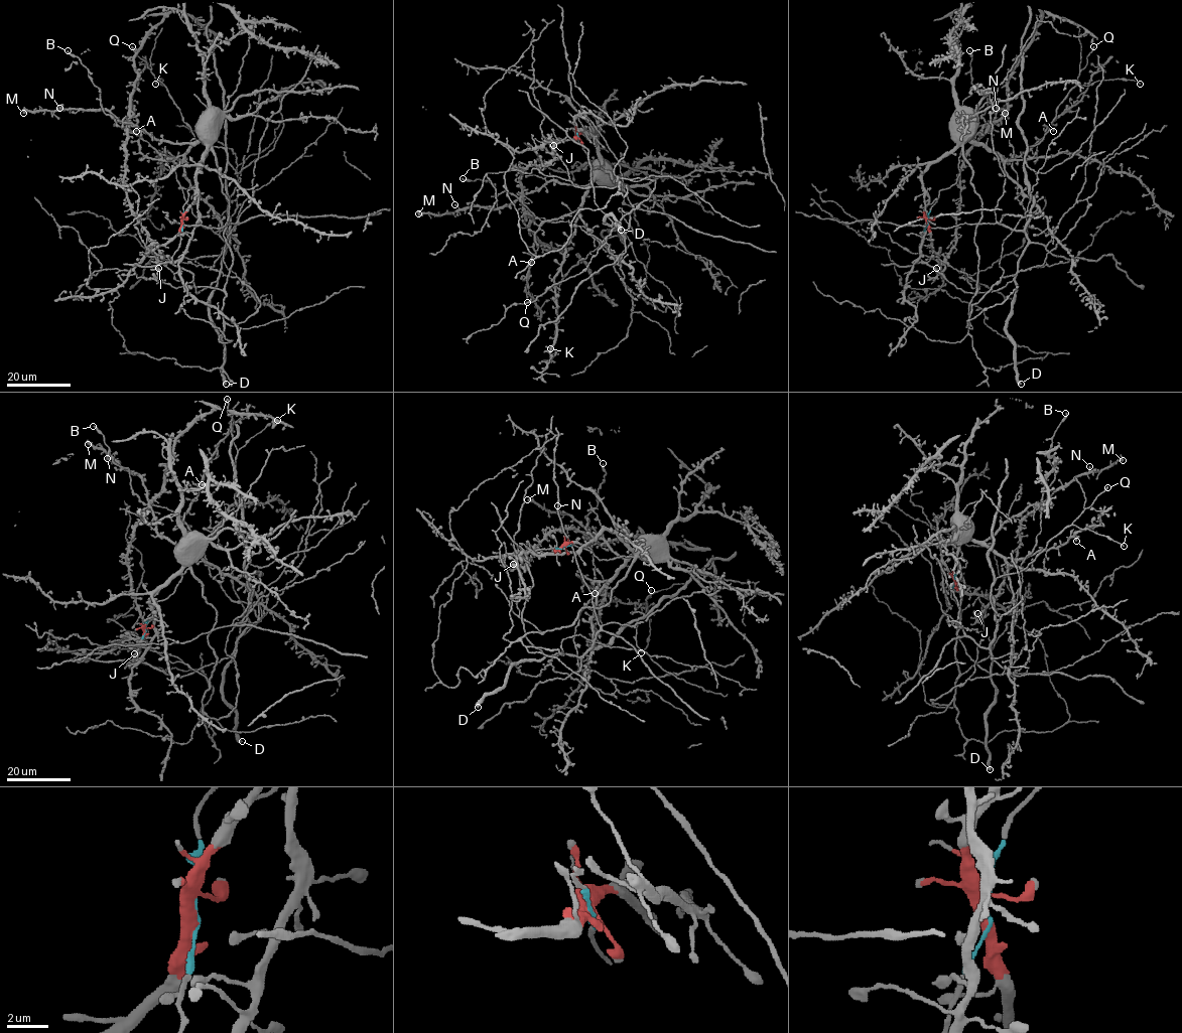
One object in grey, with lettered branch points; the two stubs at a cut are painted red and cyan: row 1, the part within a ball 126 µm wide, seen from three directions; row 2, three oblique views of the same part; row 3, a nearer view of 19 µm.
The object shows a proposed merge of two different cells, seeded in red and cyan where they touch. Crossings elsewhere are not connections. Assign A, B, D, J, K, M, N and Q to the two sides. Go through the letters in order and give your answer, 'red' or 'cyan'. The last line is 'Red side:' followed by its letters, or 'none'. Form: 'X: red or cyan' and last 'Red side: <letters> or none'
A: red
B: cyan
D: cyan
J: cyan
K: cyan
M: red
N: red
Q: cyan
Red side: A, M, N

